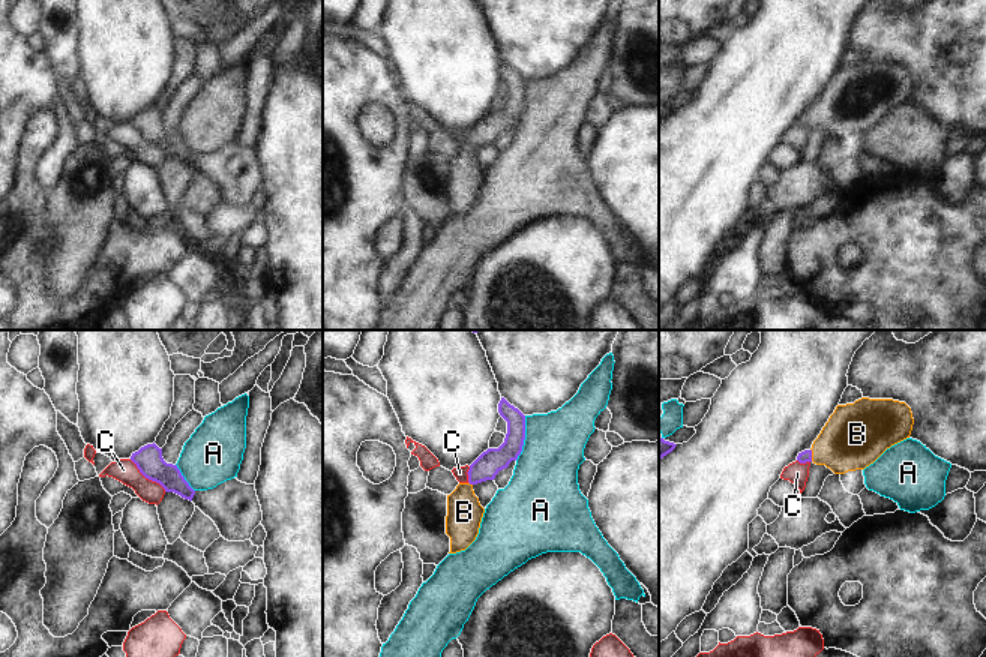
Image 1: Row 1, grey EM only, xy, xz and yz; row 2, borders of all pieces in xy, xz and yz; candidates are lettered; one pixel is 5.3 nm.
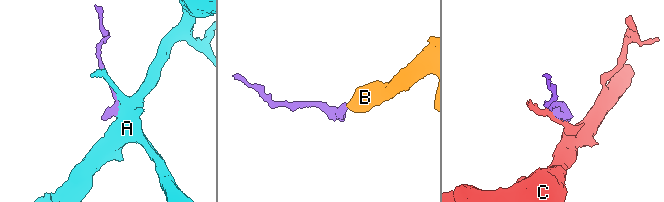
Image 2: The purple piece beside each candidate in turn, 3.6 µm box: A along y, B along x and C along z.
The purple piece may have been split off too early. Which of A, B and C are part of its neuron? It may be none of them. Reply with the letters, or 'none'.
B

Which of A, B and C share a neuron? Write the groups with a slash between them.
A / B / C

